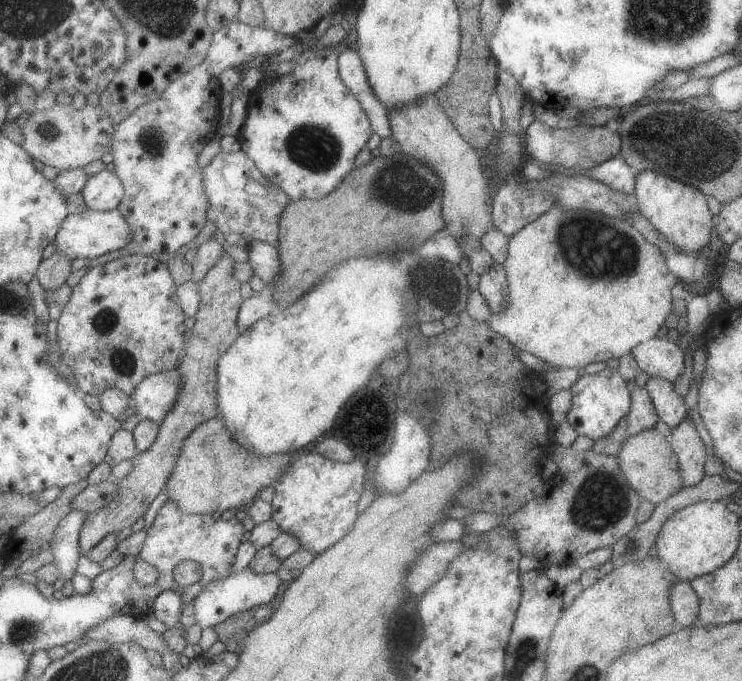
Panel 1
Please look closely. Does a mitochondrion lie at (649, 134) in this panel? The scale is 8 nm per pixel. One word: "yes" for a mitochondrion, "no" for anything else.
yes

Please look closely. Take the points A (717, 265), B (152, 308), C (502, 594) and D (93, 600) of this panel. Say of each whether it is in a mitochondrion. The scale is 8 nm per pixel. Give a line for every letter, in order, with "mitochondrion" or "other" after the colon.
A: other
B: other
C: other
D: other

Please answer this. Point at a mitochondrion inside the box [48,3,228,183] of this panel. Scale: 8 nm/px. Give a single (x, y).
(152, 142)

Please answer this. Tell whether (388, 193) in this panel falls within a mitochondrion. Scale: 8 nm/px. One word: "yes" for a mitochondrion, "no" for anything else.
no

